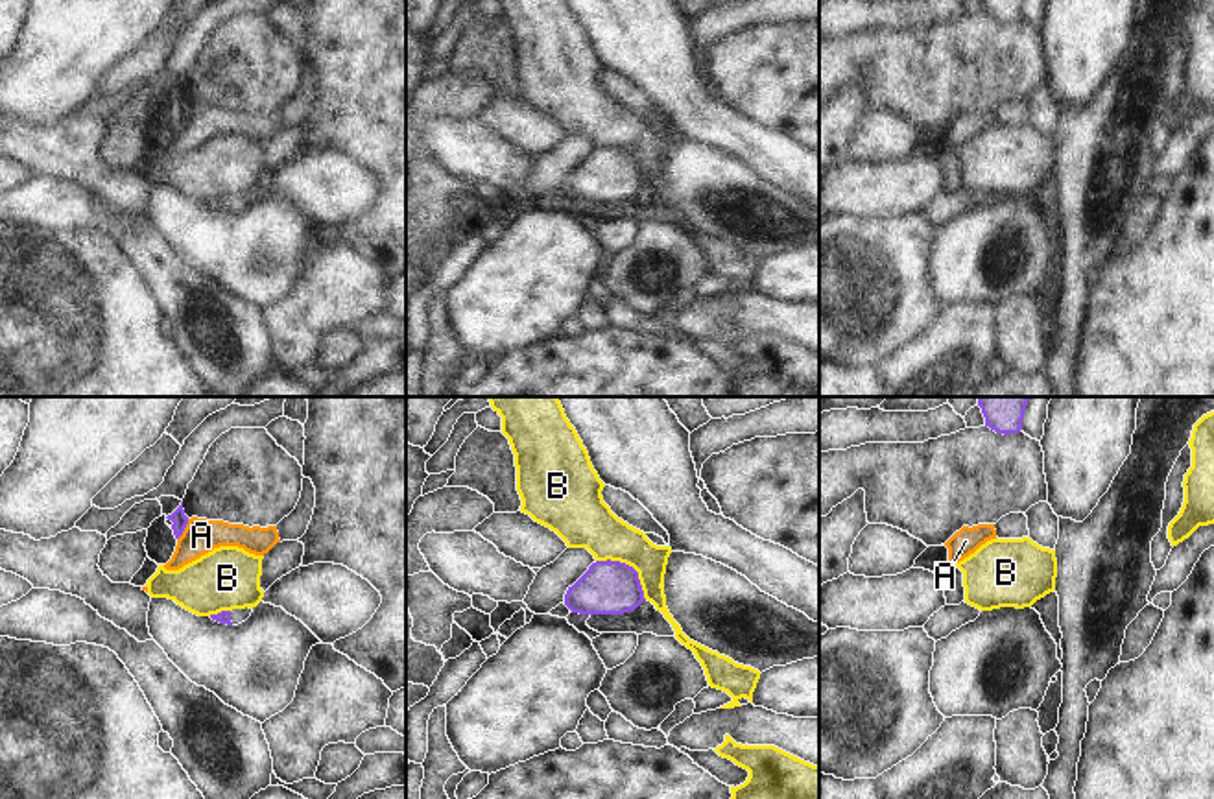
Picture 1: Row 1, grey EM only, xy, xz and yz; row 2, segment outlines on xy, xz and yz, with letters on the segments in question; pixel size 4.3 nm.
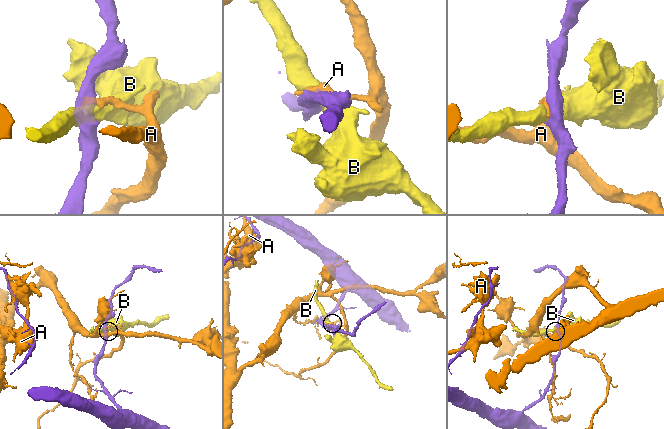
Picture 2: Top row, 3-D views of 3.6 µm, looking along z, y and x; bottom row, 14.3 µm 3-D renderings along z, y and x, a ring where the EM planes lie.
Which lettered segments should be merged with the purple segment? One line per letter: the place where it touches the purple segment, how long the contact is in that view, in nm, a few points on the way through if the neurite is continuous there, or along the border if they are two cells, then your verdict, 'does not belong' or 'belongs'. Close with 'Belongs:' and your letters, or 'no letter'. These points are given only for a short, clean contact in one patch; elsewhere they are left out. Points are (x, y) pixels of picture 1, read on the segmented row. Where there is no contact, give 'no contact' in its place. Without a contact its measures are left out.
A: contact xy (183, 530); length 110 nm; does not belong
B: contact xz (628, 565); length 280 nm; does not belong
Belongs: no letter

